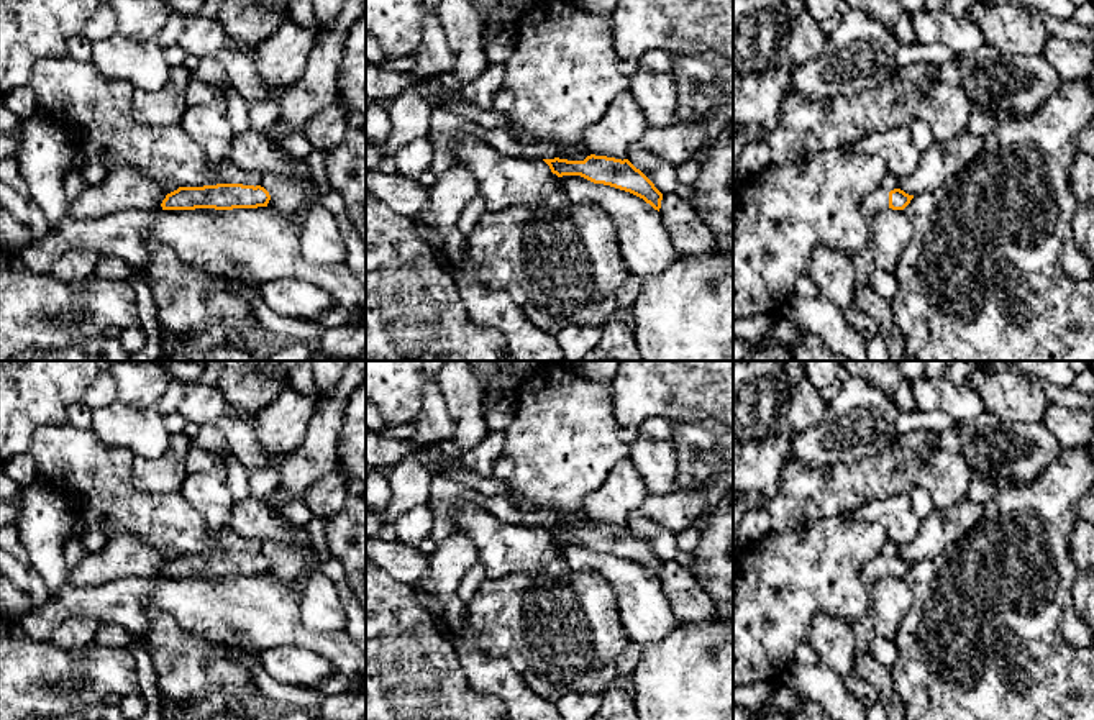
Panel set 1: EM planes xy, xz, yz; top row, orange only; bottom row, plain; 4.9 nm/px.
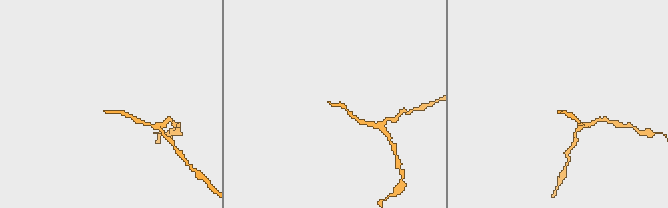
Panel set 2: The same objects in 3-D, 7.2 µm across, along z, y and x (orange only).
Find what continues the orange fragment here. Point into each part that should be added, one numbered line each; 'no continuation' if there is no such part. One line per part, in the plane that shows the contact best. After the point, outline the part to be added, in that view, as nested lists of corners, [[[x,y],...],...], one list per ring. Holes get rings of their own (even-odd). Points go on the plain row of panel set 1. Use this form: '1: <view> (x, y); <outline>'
1: yz (876, 568); [[[879,554],[869,559],[863,567],[863,579],[871,584],[889,574],[889,558]]]

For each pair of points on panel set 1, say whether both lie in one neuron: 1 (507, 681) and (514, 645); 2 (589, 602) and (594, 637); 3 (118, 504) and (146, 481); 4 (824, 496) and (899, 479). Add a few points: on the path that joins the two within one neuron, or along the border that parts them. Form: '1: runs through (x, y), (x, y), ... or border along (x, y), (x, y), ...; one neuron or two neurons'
1: border along (476, 640), (489, 656), (502, 656), (532, 692); two neurons
2: runs through (589, 610), (589, 628); one neuron
3: border along (133, 458), (135, 487), (174, 492); two neurons
4: runs through (842, 486), (861, 479), (881, 479); one neuron

